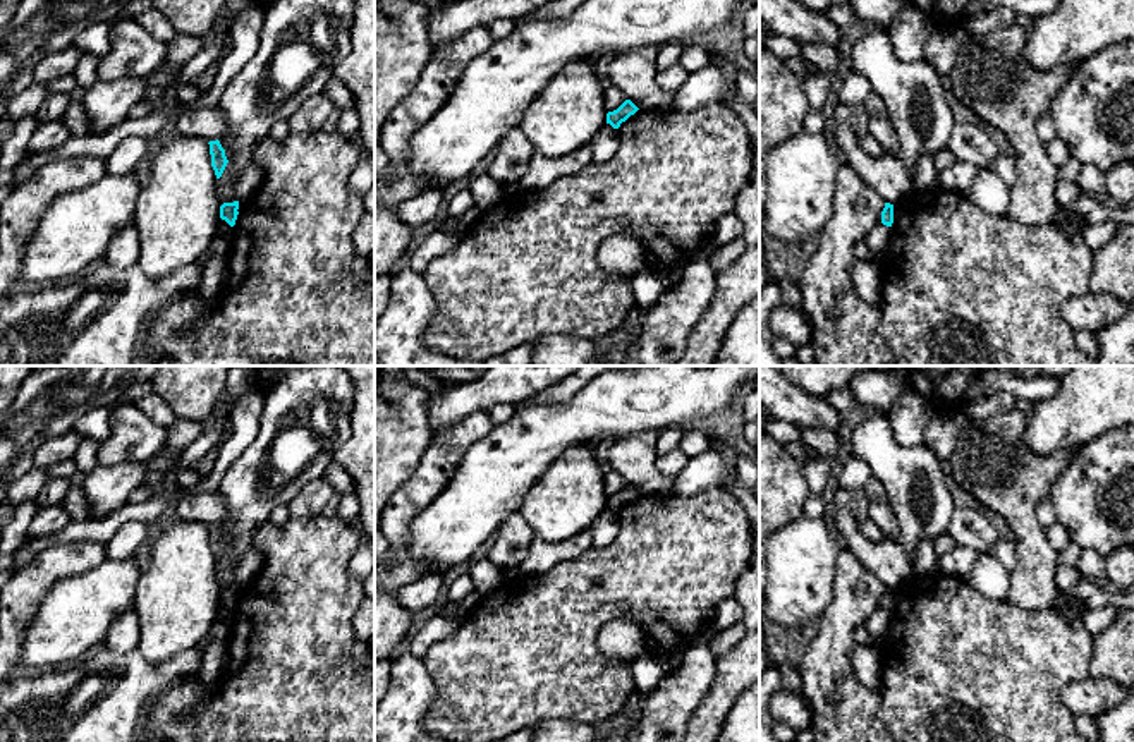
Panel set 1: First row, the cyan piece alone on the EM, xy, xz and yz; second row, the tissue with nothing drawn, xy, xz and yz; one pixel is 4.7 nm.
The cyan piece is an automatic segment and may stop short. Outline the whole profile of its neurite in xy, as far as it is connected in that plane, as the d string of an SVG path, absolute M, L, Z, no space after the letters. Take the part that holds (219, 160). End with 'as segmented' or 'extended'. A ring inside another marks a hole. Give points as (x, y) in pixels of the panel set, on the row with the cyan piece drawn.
M210 141L210 155L211 155L211 167L215 170L216 179L222 177L229 160L225 156L225 149L222 148L220 141Z | as segmented

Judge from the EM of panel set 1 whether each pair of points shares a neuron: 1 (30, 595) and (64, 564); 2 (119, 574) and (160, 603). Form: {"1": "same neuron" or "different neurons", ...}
{"1": "same neuron", "2": "different neurons"}

